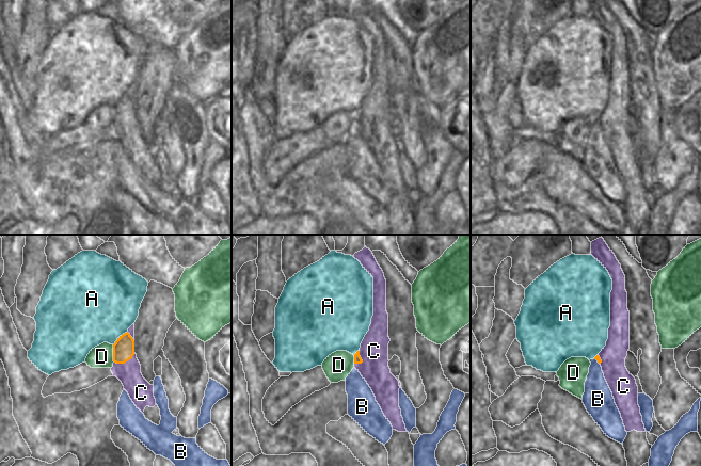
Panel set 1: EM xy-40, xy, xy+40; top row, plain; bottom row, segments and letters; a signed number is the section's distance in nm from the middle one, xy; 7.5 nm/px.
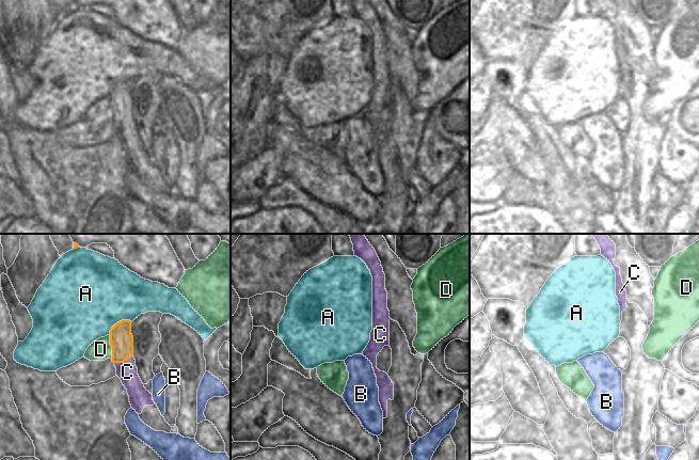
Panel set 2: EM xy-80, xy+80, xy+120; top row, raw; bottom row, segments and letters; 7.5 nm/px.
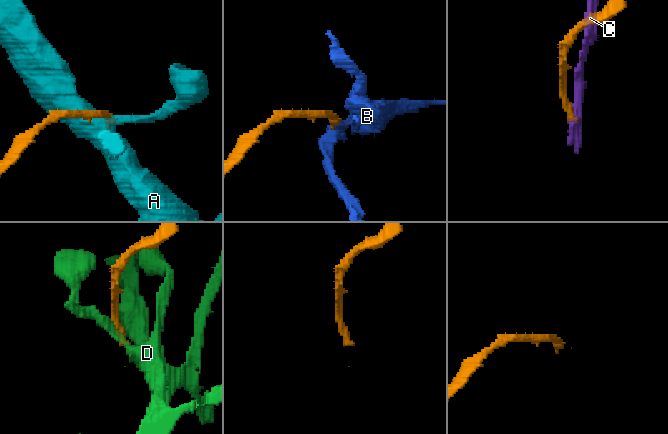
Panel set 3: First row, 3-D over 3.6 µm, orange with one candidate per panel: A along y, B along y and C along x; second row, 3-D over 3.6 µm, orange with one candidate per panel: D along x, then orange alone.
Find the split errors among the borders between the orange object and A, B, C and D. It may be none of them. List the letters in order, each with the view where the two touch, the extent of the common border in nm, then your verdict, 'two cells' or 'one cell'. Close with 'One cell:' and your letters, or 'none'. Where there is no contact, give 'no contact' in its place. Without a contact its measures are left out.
A: meets orange in xy-40; contact 160 nm long; two cells
B: meets orange in xy+40; contact 60 nm long; two cells
C: meets orange in xy-40; contact 180 nm long; two cells
D: meets orange in xy-40; contact 140 nm long; two cells
One cell: none

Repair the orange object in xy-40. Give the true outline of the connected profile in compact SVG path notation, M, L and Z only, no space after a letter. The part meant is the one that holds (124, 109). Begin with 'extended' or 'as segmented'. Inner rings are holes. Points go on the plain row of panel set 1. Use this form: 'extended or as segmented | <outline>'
as segmented | M127 93L120 97L113 106L113 123L125 125L134 116L134 101Z

